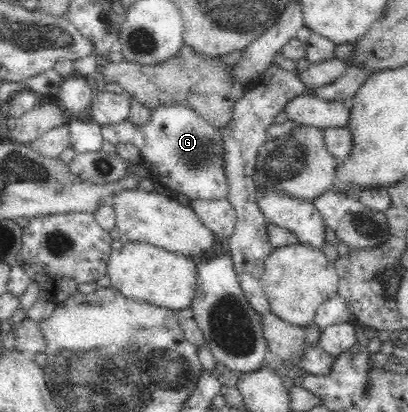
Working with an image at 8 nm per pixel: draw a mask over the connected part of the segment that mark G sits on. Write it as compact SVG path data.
M169 102L165 106L157 106L151 110L151 118L147 124L131 124L130 122L119 122L119 124L108 124L101 127L102 138L111 144L133 143L139 148L141 160L153 163L153 181L170 188L173 196L182 200L221 200L227 199L228 184L223 162L223 141L219 127L209 124L194 110Z

